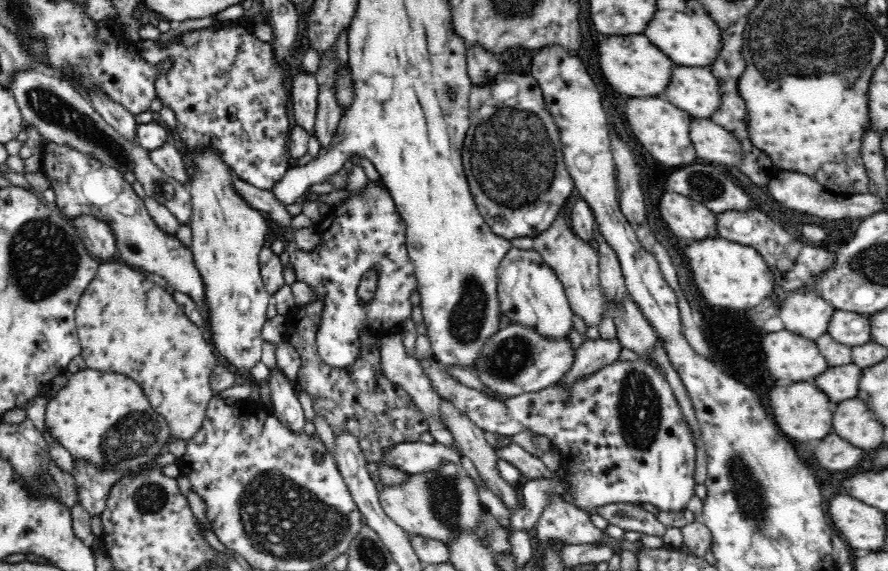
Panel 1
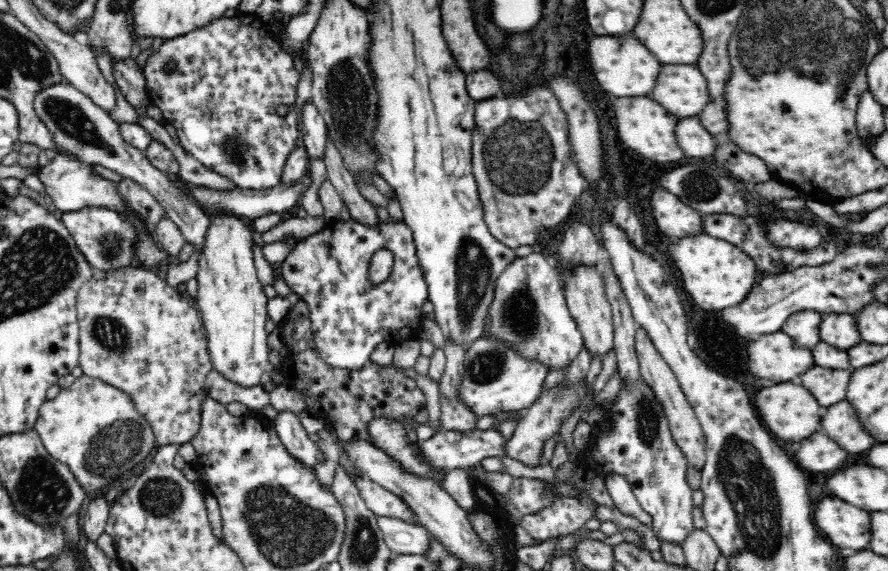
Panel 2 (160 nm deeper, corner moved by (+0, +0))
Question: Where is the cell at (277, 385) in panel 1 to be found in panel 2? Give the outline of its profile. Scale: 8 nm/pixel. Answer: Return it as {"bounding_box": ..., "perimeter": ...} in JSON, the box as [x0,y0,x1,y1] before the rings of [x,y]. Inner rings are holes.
{"bounding_box":[273,412,321,471],"perimeter":[[[279,412],[273,421],[274,429],[288,453],[304,464],[304,467],[314,471],[320,462],[321,450],[316,442],[308,439],[298,415],[292,412]]]}

